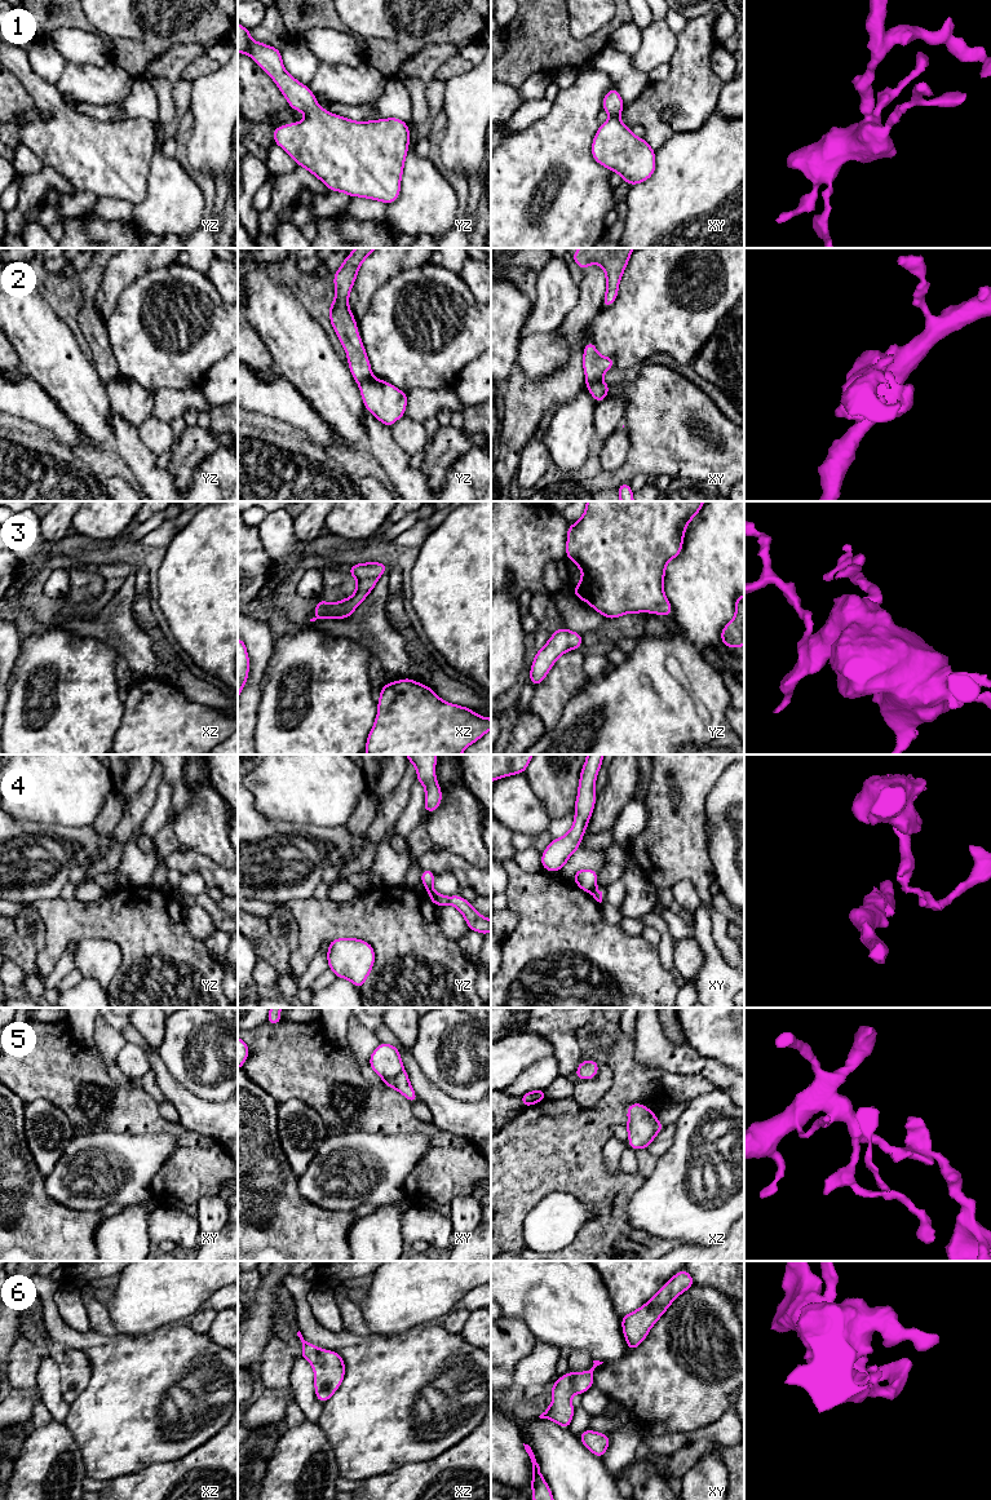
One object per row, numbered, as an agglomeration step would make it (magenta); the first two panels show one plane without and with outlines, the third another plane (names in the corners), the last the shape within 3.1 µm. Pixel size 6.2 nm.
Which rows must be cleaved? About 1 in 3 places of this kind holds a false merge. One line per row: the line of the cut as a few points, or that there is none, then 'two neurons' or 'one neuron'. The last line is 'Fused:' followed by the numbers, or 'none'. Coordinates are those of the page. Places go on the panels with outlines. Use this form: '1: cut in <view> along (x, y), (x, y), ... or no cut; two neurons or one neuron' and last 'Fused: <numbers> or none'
1: no cut; one neuron
2: cut in xy along (600, 379), (587, 383); two neurons
3: no cut; one neuron
4: cut in yz along (432, 889), (427, 892); two neurons
5: cut in xz along (657, 1120), (653, 1136), (642, 1146); two neurons
6: no cut; one neuron
Fused: 2, 4, 5

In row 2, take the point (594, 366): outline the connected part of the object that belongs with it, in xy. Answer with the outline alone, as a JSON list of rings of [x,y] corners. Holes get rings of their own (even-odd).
[[[593,341],[587,342],[583,354],[585,382],[600,381],[605,372],[614,367],[614,362],[612,357],[601,357]]]

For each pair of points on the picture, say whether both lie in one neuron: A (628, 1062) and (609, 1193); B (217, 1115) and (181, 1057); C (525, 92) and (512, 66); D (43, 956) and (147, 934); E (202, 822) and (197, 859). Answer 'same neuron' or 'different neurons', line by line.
A: same neuron
B: different neurons
C: different neurons
D: same neuron
E: different neurons

